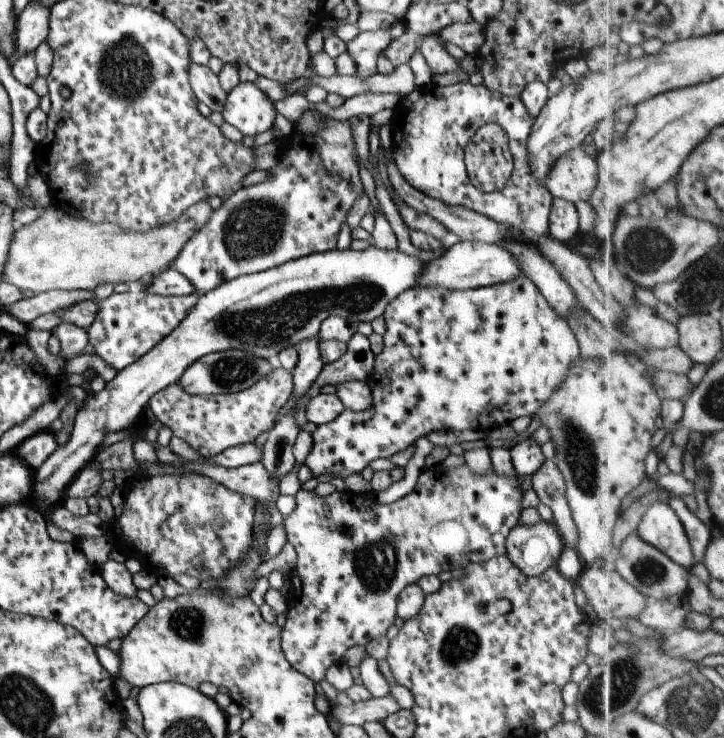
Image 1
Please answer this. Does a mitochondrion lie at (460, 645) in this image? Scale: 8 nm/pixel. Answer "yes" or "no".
yes

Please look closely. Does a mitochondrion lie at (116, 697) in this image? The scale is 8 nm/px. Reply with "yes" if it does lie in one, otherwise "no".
no

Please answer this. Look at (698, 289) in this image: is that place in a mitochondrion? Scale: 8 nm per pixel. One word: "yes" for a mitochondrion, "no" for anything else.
yes

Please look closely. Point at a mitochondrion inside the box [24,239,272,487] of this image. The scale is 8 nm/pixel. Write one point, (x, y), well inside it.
(233, 370)

